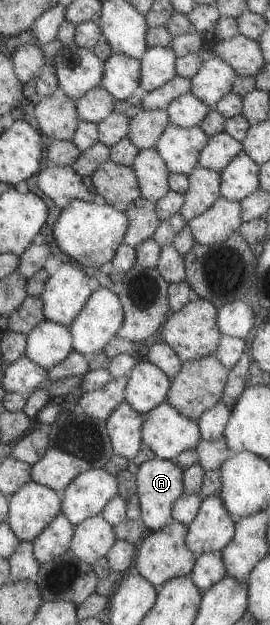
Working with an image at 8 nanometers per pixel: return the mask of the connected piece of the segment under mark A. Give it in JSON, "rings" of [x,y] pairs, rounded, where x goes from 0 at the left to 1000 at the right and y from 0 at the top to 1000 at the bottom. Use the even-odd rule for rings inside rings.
{"rings":[[[574,731],[519,742],[496,755],[511,797],[515,826],[552,848],[589,848],[633,829],[641,805],[681,789],[674,779],[674,752],[641,739]]]}

